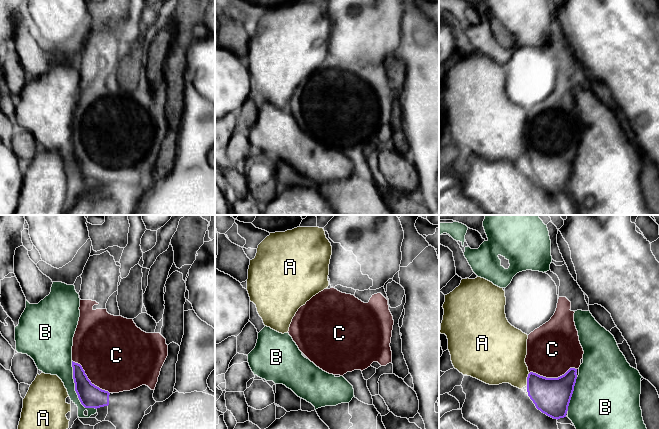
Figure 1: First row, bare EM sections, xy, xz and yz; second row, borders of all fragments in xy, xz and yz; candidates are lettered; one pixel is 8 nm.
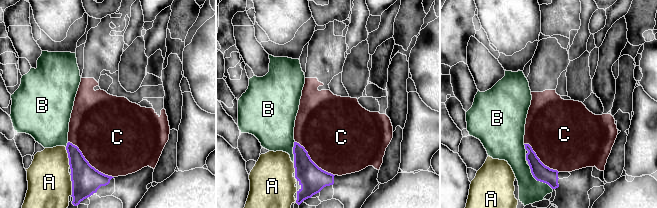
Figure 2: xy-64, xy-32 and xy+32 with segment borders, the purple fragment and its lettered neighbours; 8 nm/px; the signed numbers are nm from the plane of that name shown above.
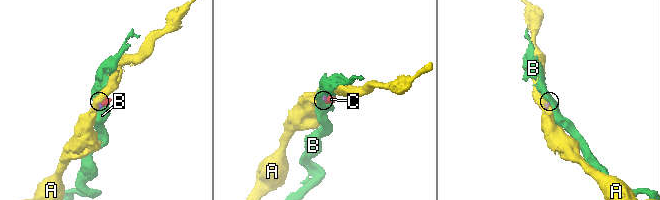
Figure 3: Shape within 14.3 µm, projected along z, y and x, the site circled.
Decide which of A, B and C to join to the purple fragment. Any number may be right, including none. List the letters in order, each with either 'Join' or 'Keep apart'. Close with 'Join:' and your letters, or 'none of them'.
A: Keep apart
B: Keep apart
C: Join
Join: C

